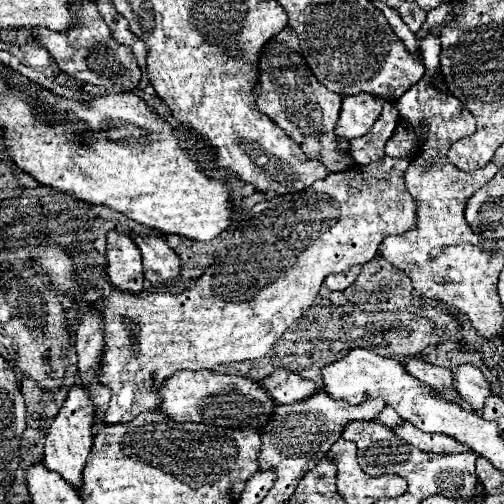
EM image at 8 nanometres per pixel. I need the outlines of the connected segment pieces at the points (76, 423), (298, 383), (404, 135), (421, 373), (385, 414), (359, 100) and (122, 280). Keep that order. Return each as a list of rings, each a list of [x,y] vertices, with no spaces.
[[[72,386],[68,392],[66,402],[62,404],[58,416],[52,420],[48,434],[46,434],[46,444],[44,444],[44,466],[50,468],[52,472],[58,472],[68,484],[74,488],[80,488],[82,480],[82,470],[86,464],[86,458],[90,454],[92,442],[94,442],[94,418],[96,418],[96,408],[90,400],[88,388],[84,386]]]
[[[286,368],[274,370],[270,376],[260,380],[260,386],[270,394],[270,398],[276,404],[292,404],[292,402],[304,400],[304,398],[312,396],[314,390],[318,390],[314,382],[310,382],[310,380],[302,378],[300,374],[294,374]]]
[[[400,118],[398,128],[394,130],[392,138],[388,140],[384,152],[387,156],[406,158],[406,156],[412,156],[416,152],[416,142],[418,142],[418,138],[416,138],[414,128],[410,128],[408,122]]]
[[[412,358],[408,364],[404,364],[406,372],[410,376],[416,376],[418,380],[422,380],[424,384],[430,384],[432,388],[444,388],[444,386],[452,386],[452,372],[434,364],[428,364],[420,358]]]
[[[386,406],[386,408],[382,410],[382,414],[380,414],[376,420],[380,420],[382,424],[386,424],[388,428],[392,428],[392,424],[394,424],[394,426],[398,426],[400,422],[404,422],[404,420],[400,418],[400,414],[398,414],[398,412],[394,412],[390,406]]]
[[[354,94],[342,98],[340,118],[336,122],[336,136],[342,138],[358,138],[364,136],[372,124],[376,122],[376,116],[380,114],[380,108],[386,100],[376,100],[370,94]]]
[[[118,230],[108,232],[106,242],[106,272],[110,278],[110,284],[118,290],[128,290],[132,294],[142,292],[142,256],[126,234]]]

